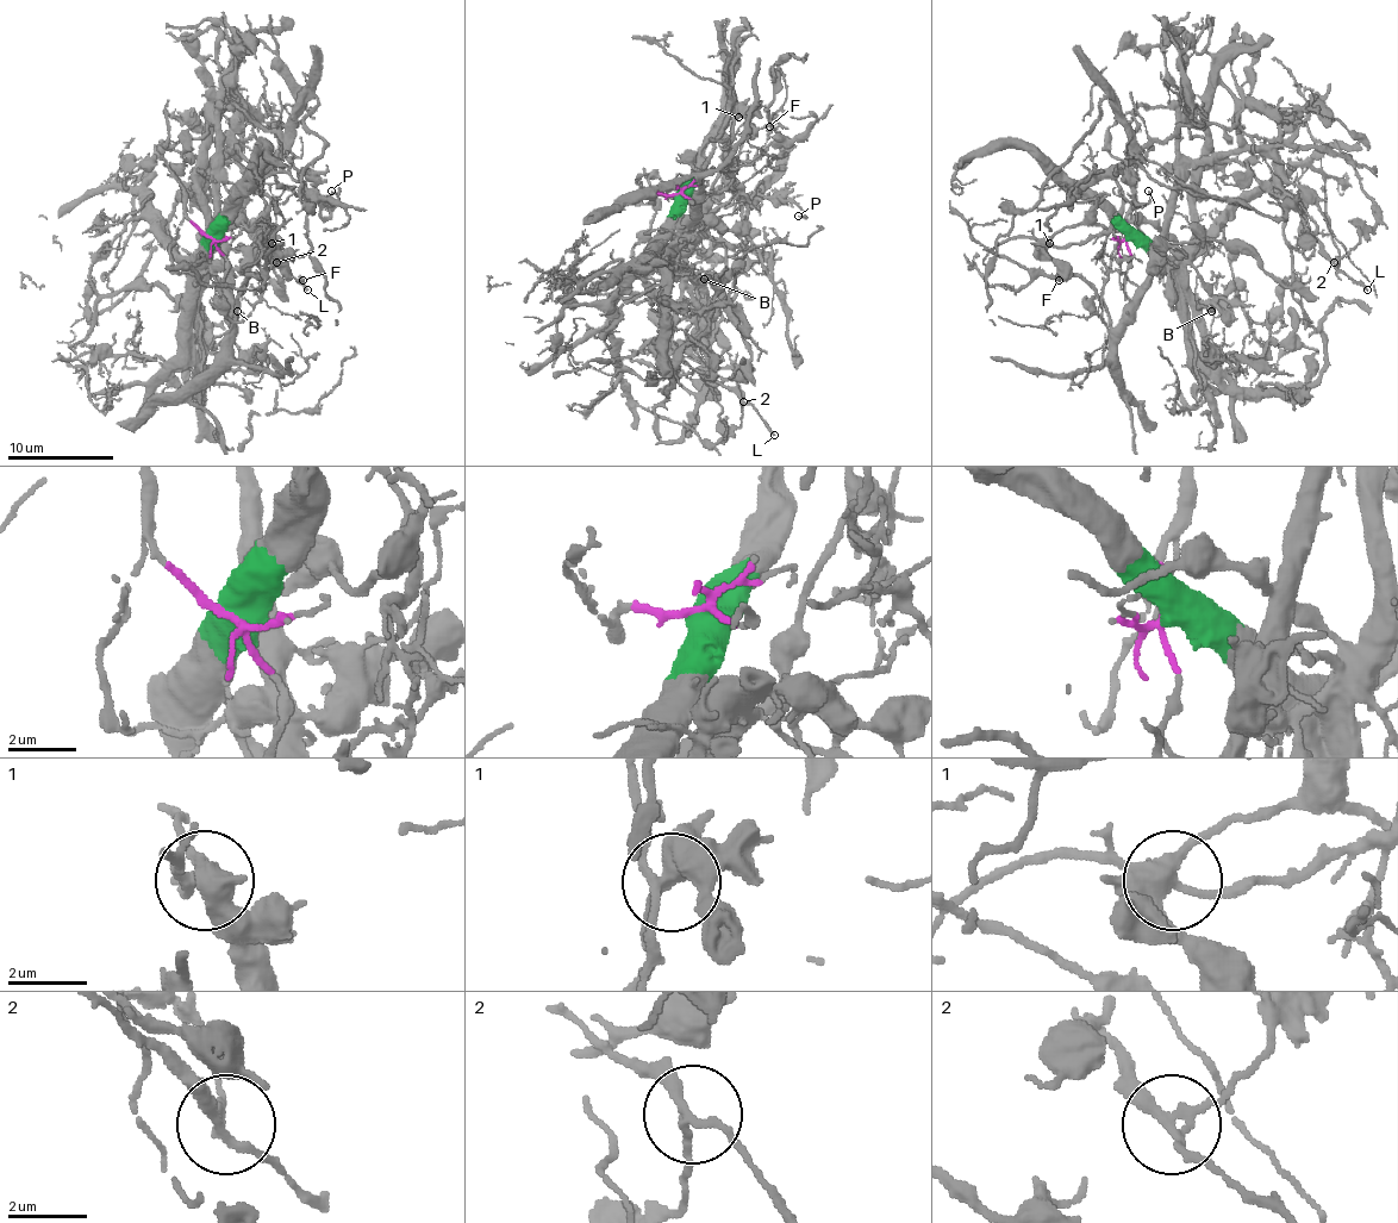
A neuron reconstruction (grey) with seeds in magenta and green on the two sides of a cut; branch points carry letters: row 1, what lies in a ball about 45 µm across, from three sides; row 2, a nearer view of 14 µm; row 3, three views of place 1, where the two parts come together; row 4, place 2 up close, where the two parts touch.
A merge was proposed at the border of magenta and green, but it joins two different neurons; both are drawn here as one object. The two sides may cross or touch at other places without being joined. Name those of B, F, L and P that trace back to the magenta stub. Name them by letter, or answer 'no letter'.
B, F, L

